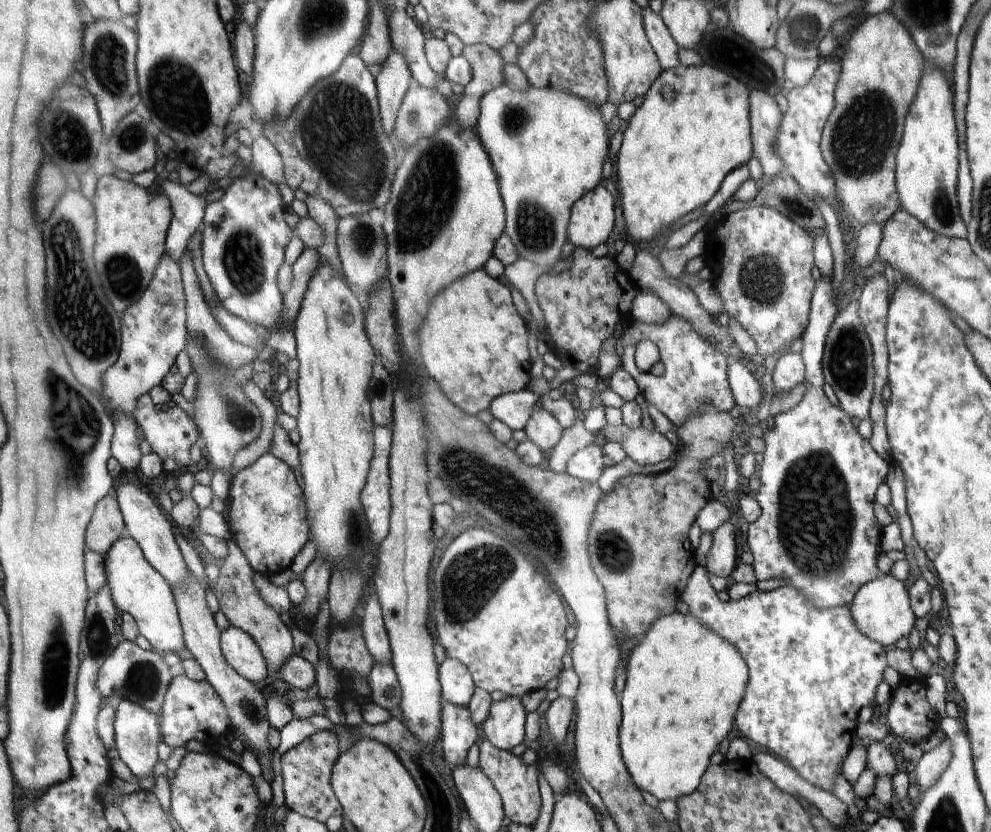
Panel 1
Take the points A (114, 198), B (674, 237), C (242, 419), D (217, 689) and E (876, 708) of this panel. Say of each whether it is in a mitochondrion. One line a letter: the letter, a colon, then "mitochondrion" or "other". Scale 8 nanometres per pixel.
A: other
B: other
C: mitochondrion
D: other
E: other

